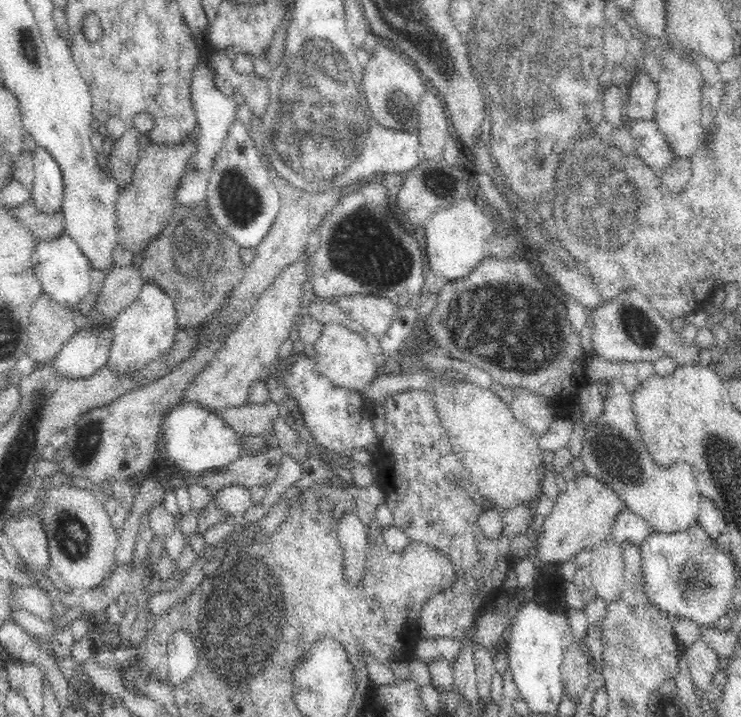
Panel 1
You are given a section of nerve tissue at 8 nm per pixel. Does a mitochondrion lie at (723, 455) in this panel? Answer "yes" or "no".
yes

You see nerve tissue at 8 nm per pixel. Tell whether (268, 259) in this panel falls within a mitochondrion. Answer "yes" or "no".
no

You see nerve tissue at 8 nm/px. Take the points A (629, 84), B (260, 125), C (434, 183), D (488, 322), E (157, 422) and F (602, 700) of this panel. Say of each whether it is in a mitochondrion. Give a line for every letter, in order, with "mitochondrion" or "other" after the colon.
A: other
B: other
C: mitochondrion
D: mitochondrion
E: other
F: other

